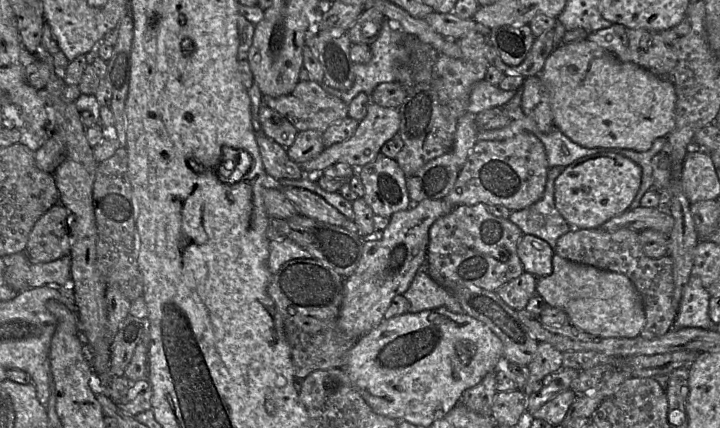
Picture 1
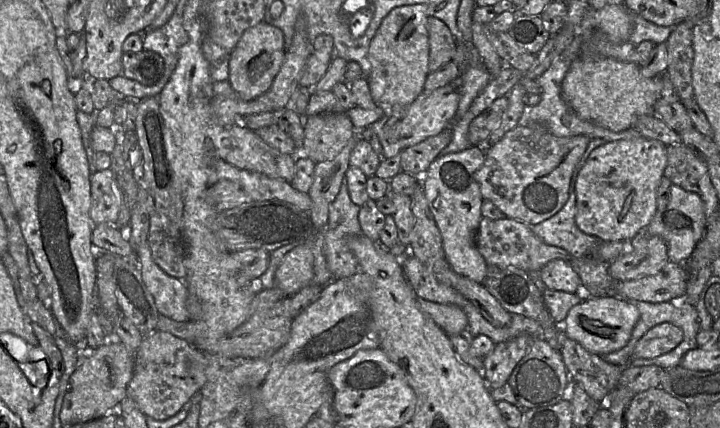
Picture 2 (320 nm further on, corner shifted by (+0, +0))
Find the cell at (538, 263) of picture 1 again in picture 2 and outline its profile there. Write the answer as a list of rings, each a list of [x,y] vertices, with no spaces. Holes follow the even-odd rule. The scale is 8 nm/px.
[[[554,259],[546,263],[535,275],[545,289],[580,293],[582,283],[569,262]]]

